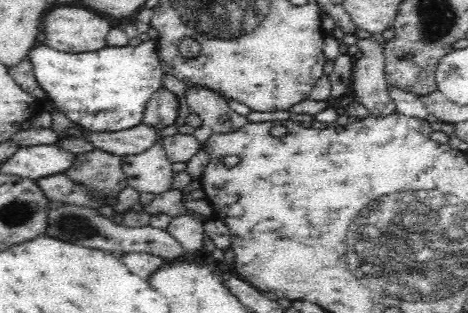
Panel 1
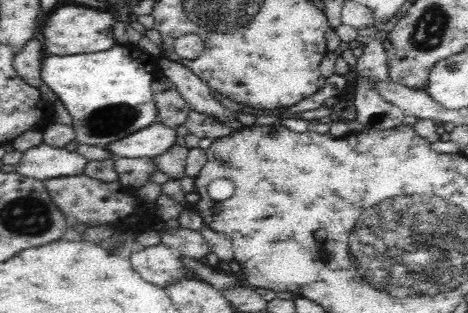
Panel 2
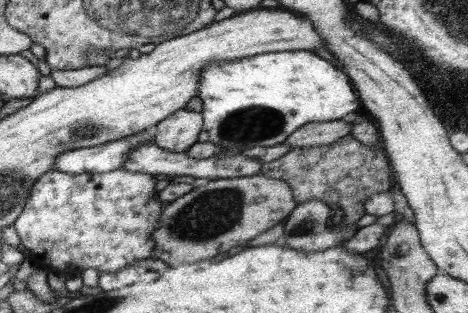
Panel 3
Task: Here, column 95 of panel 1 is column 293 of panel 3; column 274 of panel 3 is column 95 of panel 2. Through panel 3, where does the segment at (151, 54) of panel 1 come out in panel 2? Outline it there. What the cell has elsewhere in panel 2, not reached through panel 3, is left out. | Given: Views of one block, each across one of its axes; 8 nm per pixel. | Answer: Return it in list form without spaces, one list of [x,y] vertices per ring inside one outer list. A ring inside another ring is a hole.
[[[112,46],[106,52],[48,56],[42,60],[42,80],[50,86],[74,120],[76,142],[90,146],[108,146],[150,124],[158,124],[158,106],[154,102],[152,84],[160,74],[158,58],[136,46]]]

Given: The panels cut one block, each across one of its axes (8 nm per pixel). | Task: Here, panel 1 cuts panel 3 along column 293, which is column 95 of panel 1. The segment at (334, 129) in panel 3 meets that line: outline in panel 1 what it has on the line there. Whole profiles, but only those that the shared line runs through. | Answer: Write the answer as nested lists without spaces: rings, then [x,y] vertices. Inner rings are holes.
[[[132,126],[130,130],[122,130],[118,134],[92,134],[92,130],[82,130],[80,136],[90,142],[96,150],[104,150],[110,154],[116,154],[120,158],[124,156],[138,156],[146,152],[152,144],[156,144],[162,130],[154,130],[150,126]]]

